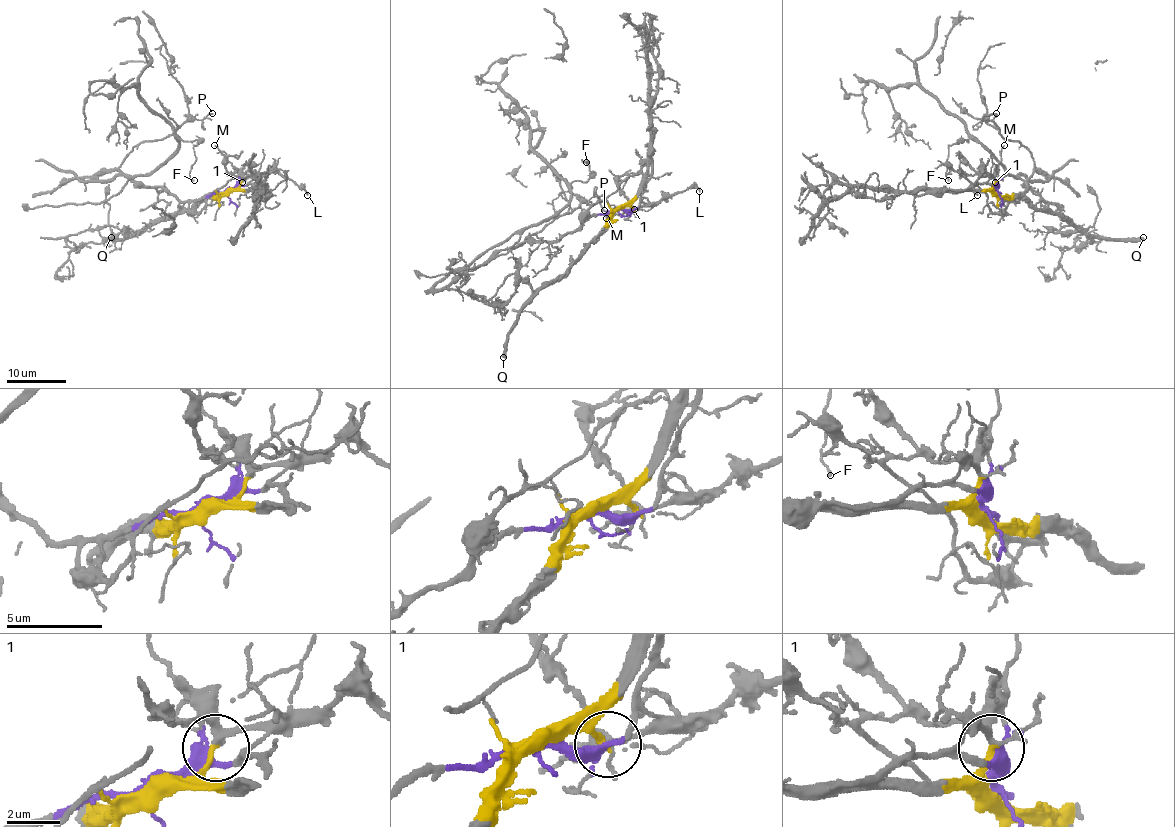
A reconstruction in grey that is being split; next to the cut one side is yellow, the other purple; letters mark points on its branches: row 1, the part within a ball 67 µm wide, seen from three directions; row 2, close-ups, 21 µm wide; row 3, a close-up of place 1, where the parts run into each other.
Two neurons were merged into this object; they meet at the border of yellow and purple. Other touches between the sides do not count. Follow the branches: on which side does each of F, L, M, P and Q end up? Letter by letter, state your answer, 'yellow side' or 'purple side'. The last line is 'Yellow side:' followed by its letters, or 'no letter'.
F: purple side
L: yellow side
M: yellow side
P: purple side
Q: yellow side
Yellow side: L, M, Q

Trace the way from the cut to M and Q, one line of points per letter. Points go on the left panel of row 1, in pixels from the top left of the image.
M: (225, 192), (240, 185), (240, 173), (227, 159), (227, 155), (215, 146)
Q: (225, 192), (207, 195), (195, 207), (180, 208), (134, 235), (110, 237)

